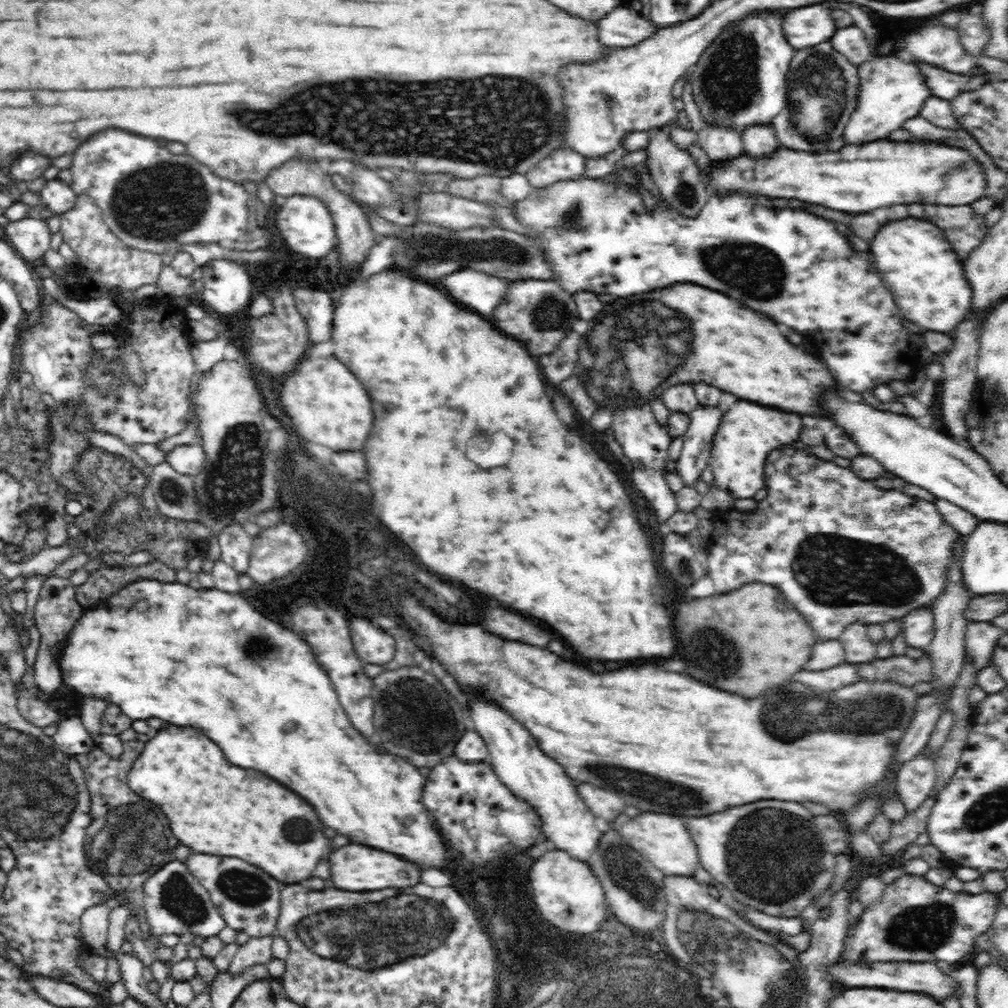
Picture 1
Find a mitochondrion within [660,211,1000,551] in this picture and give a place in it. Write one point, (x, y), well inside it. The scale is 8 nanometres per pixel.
(749, 268)

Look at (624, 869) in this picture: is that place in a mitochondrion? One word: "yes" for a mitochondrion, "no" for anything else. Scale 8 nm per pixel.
yes

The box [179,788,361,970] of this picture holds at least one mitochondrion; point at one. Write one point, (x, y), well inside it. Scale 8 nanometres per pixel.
(240, 885)

